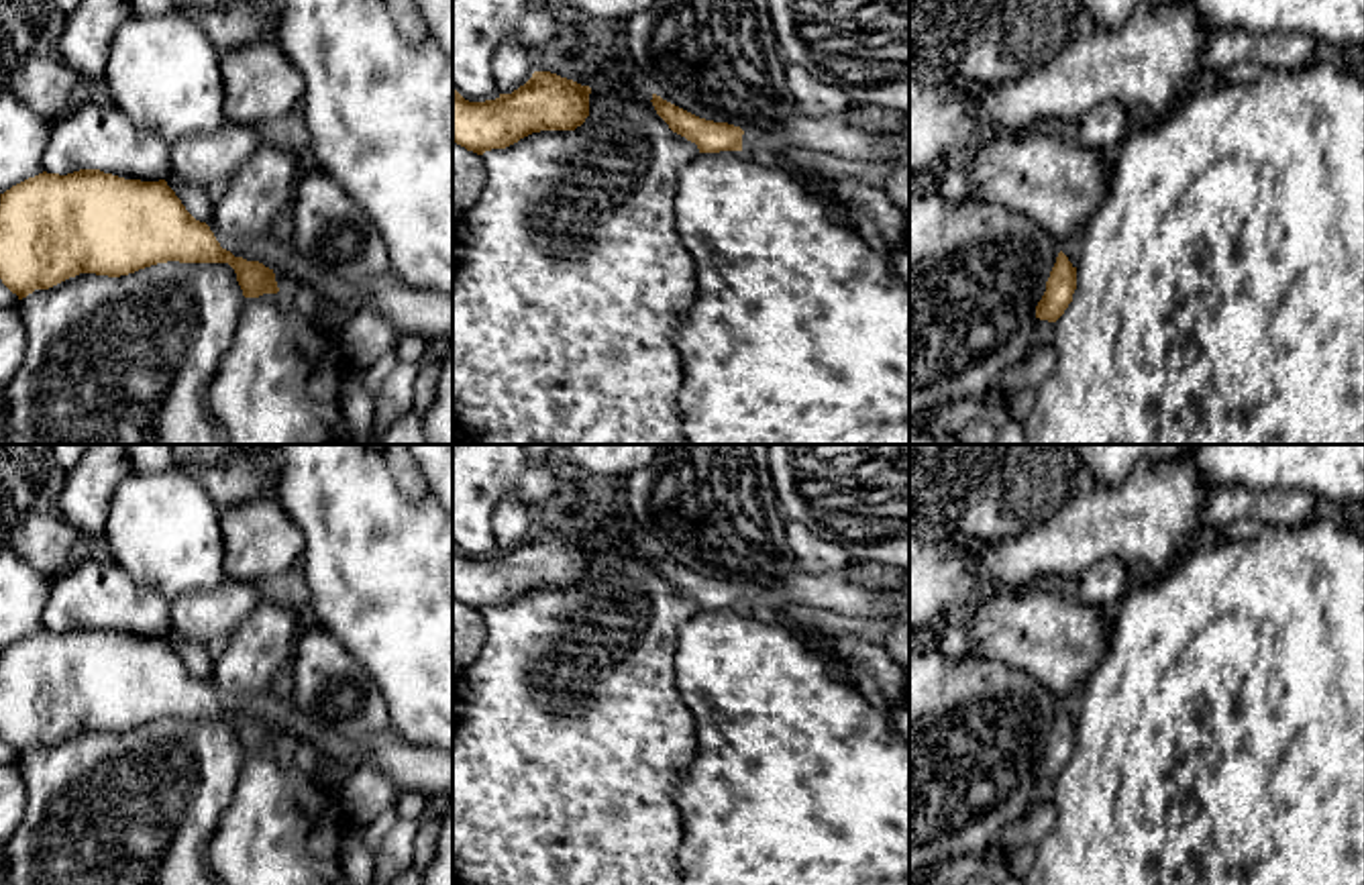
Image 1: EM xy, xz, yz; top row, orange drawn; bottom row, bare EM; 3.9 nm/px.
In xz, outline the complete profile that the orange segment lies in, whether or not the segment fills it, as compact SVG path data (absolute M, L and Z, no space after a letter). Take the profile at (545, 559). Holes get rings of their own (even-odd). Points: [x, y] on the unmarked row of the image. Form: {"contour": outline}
{"contour": "M534 528L512 551L469 559L453 544L453 597L483 612L540 587L575 587L589 573L589 542Z"}

